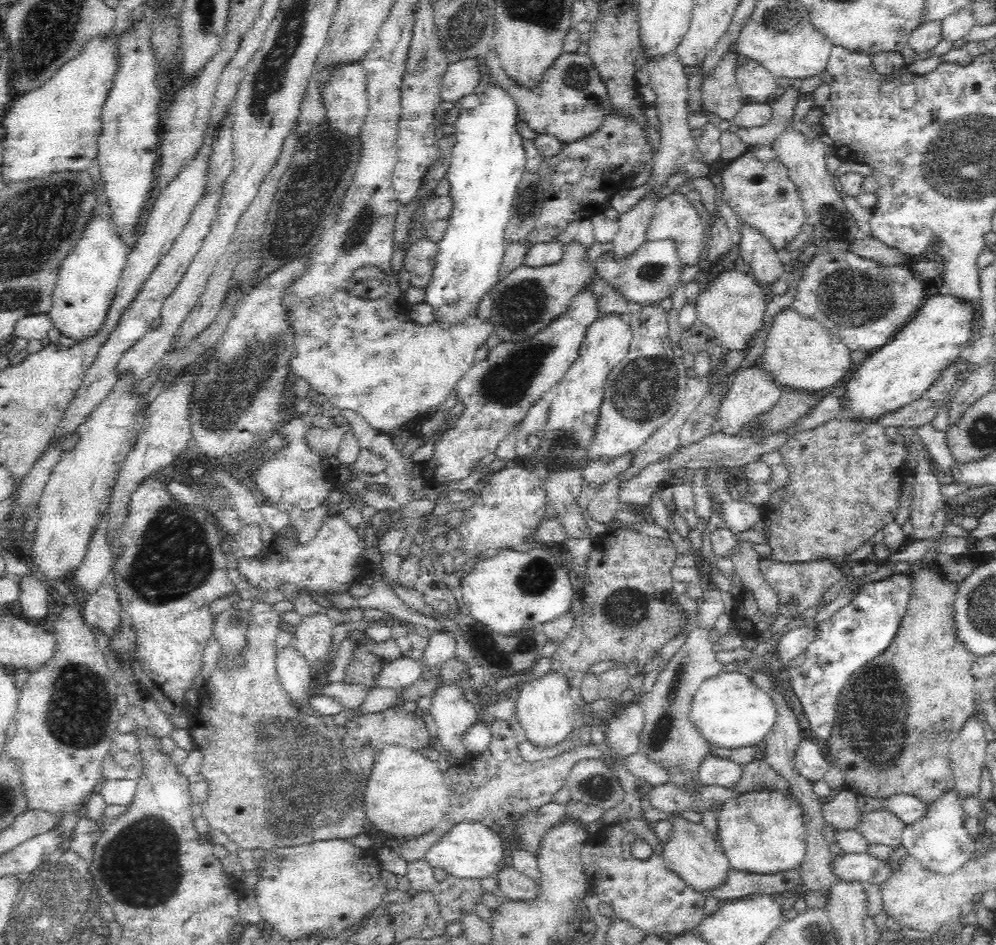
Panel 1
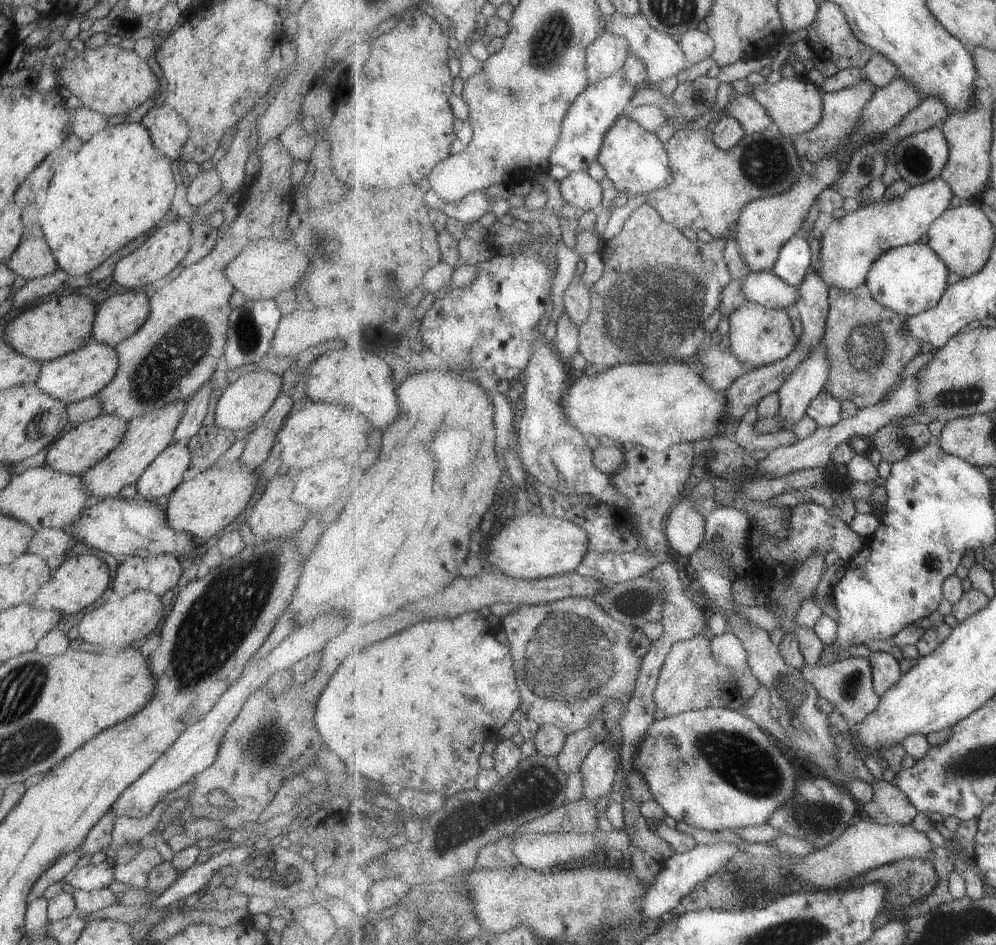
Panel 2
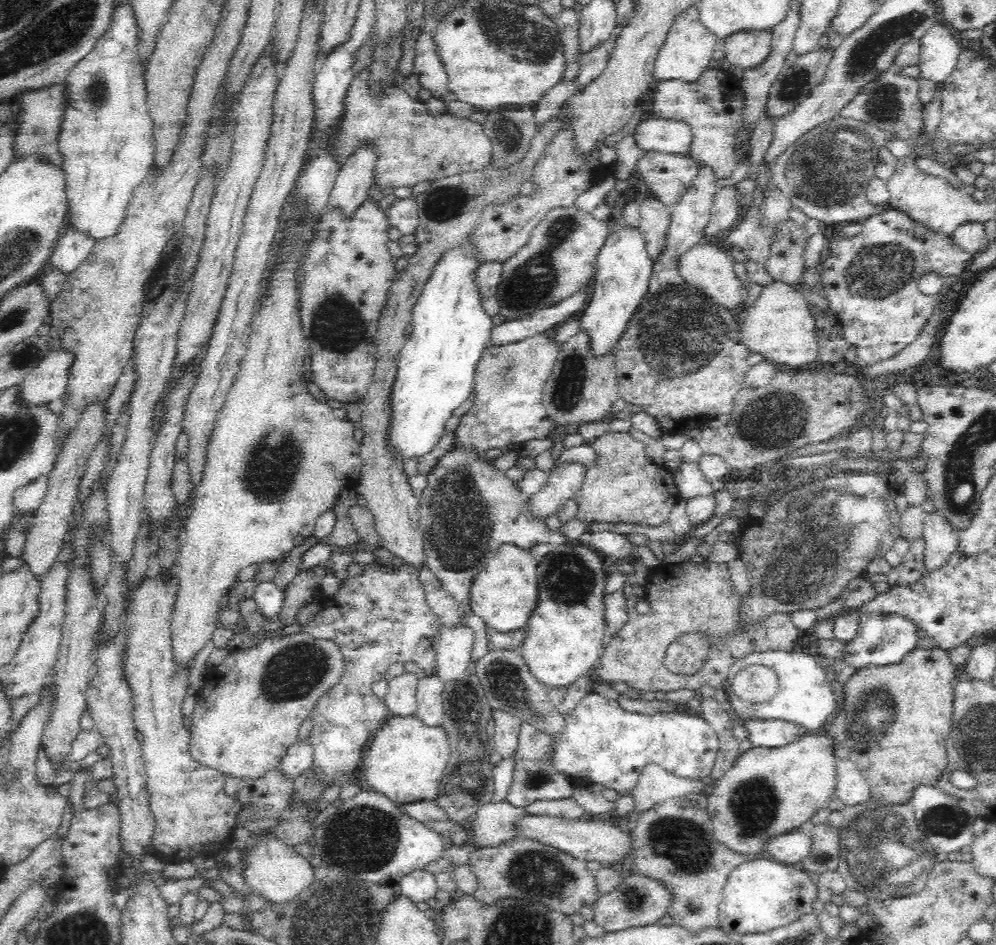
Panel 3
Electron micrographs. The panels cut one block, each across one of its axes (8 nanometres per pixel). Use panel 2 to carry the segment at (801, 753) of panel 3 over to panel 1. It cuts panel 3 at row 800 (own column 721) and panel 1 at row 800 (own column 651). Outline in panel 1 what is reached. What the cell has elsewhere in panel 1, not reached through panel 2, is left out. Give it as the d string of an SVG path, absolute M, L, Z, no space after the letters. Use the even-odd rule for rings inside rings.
M750 792L740 799L729 801L718 814L718 841L731 866L738 871L752 874L776 874L784 870L800 868L807 856L807 828L801 806L790 803L780 793Z

